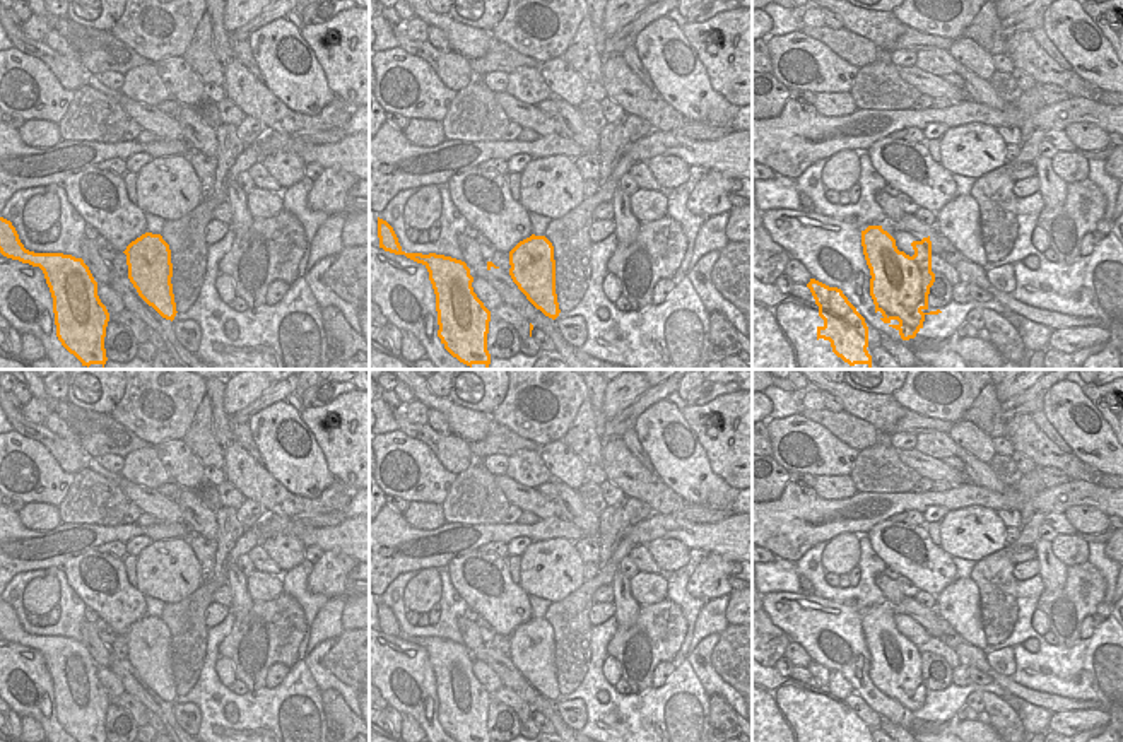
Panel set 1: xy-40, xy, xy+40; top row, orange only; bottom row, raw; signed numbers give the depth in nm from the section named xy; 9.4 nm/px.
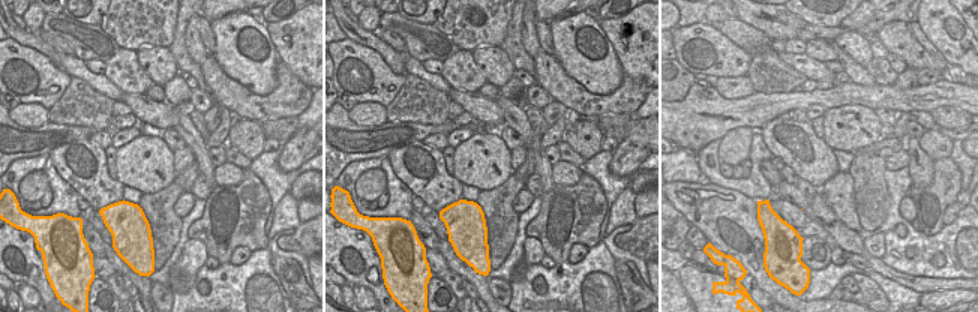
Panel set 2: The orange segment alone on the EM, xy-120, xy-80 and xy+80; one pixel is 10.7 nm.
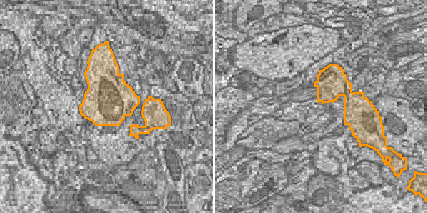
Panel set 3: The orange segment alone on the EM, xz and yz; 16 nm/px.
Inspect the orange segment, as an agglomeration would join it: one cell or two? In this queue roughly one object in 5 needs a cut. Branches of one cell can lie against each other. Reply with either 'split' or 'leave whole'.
leave whole

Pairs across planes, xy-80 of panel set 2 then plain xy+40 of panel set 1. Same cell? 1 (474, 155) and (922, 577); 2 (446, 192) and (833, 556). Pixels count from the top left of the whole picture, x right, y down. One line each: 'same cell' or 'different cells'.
1: different cells
2: different cells

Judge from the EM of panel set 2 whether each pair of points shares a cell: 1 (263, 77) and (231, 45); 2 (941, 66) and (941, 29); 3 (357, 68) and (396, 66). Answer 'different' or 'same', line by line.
1: same
2: same
3: different

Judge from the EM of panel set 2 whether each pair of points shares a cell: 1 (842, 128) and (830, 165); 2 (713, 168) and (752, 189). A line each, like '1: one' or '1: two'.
1: one
2: one

